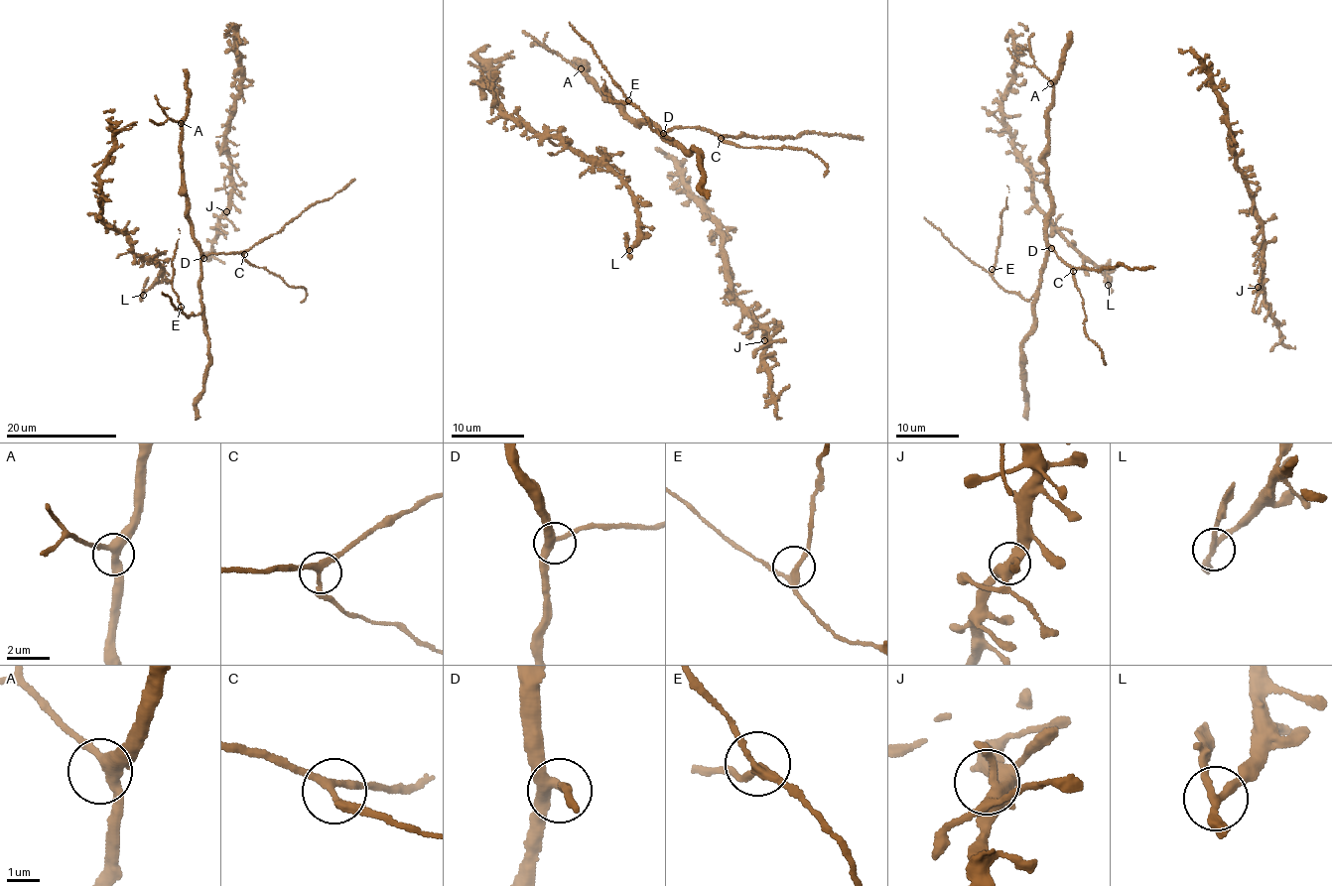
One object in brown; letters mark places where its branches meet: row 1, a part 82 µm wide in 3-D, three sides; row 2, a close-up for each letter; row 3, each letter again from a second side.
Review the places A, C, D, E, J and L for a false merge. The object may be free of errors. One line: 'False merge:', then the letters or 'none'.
False merge: L

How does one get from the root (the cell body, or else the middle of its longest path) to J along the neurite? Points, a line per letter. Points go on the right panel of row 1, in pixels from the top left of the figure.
J: (1231, 133), (1235, 167), (1242, 174), (1253, 200), (1253, 214), (1263, 234), (1263, 283), (1258, 287)

